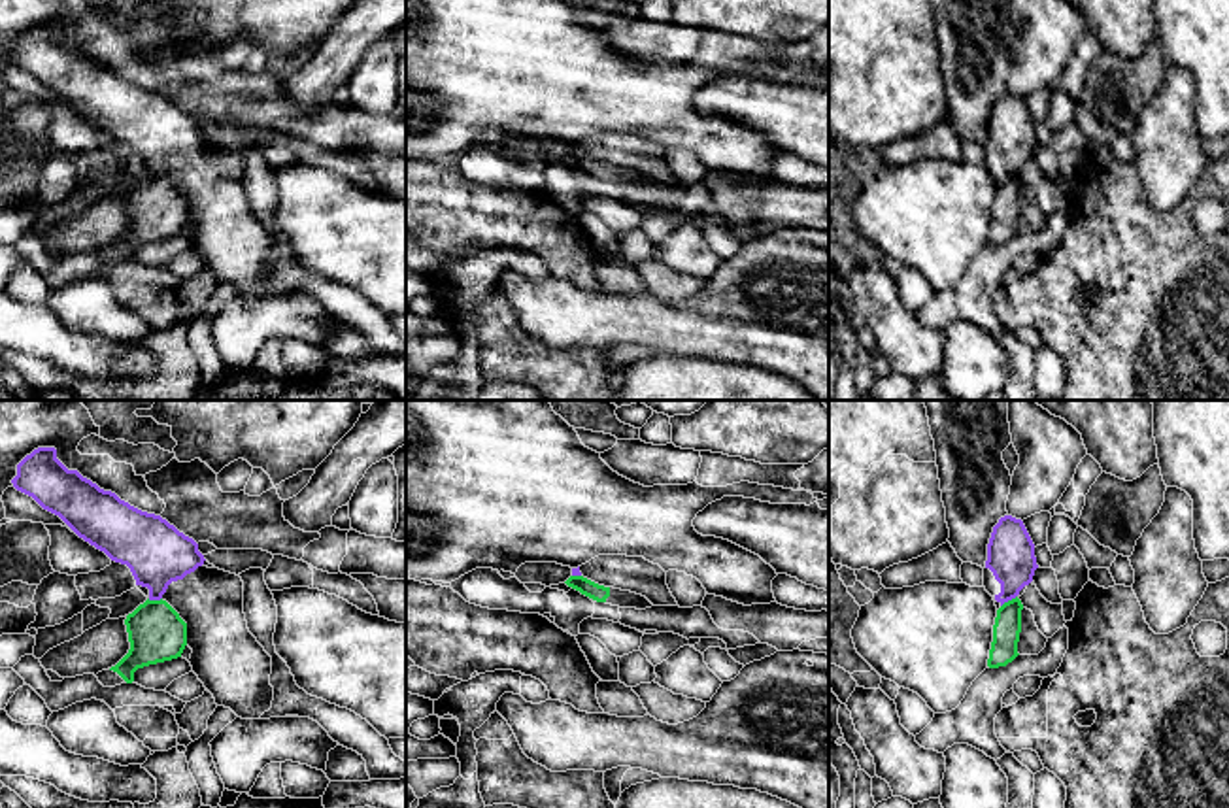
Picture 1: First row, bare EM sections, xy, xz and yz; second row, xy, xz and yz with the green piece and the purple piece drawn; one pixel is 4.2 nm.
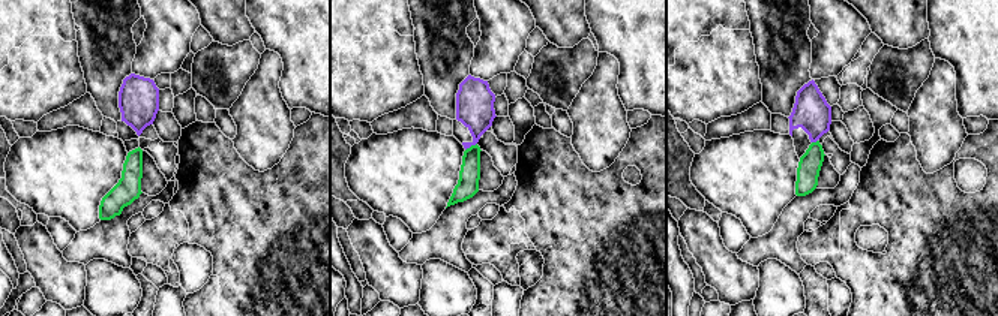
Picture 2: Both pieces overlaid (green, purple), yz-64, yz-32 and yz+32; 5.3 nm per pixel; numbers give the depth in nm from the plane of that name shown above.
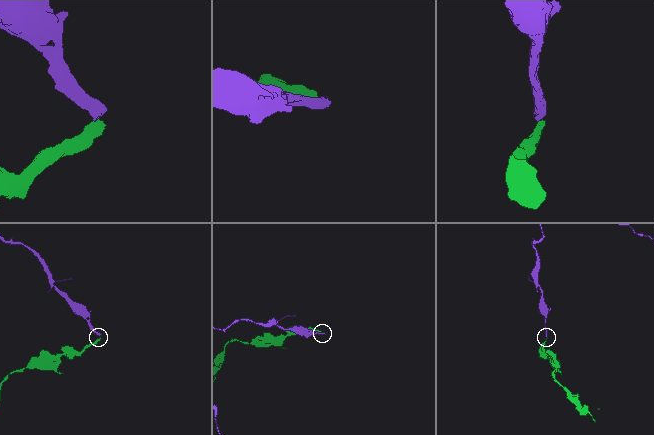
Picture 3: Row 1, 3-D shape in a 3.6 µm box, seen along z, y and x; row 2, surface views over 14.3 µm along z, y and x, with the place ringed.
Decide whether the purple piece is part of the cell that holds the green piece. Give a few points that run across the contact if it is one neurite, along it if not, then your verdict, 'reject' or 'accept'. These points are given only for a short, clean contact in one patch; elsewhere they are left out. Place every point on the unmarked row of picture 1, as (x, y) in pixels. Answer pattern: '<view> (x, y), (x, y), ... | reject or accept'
yz (1016, 172), (1001, 184) | reject

